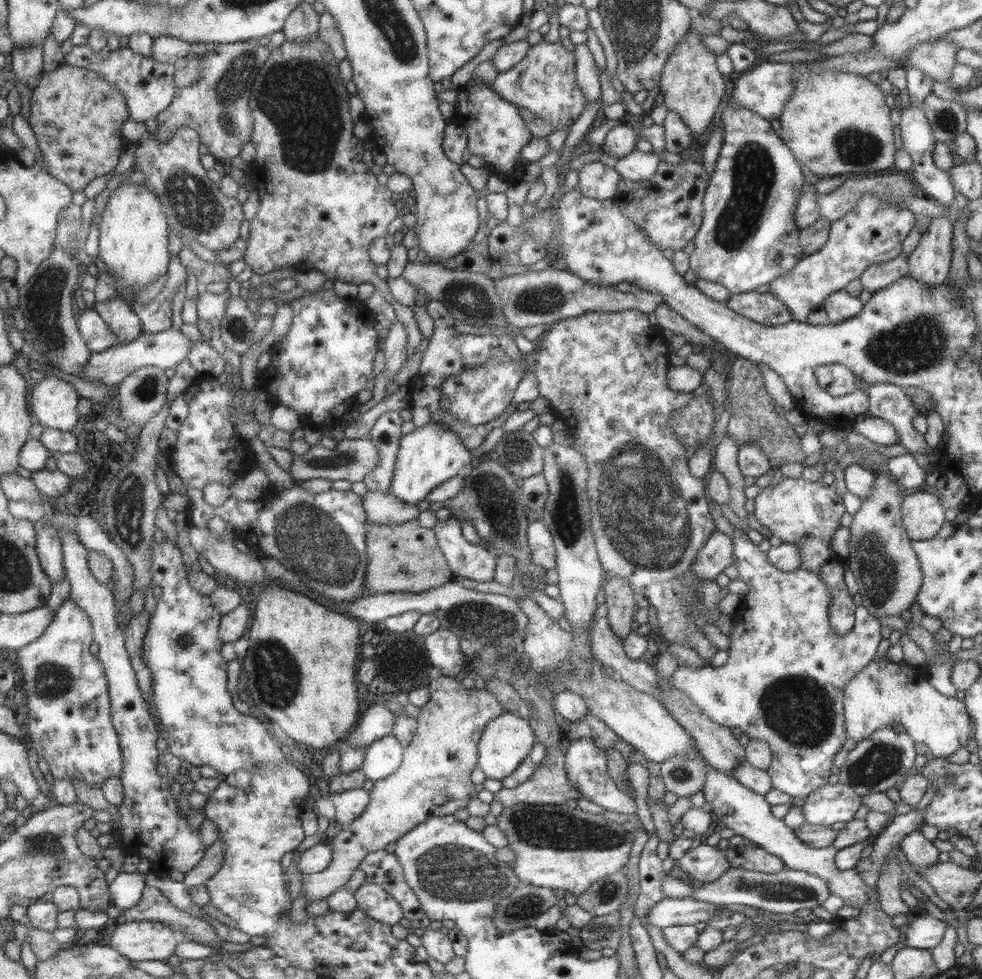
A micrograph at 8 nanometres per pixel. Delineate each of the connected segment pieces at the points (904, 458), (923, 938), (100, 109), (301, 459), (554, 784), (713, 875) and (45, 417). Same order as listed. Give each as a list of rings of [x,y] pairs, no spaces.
[[[911,453],[888,458],[885,462],[885,470],[907,492],[919,490],[925,482],[926,474],[915,463]]]
[[[925,912],[911,914],[901,927],[906,947],[929,950],[941,942],[945,929],[941,919],[933,918]]]
[[[67,62],[59,66],[59,70],[54,69],[43,74],[43,78],[38,80],[37,90],[33,94],[33,100],[30,101],[30,115],[28,116],[28,124],[31,126],[34,134],[37,138],[38,148],[40,149],[41,155],[43,156],[44,162],[48,165],[48,172],[51,173],[55,178],[62,180],[67,186],[72,188],[72,192],[83,192],[91,180],[99,178],[99,176],[107,176],[109,172],[113,172],[117,168],[117,164],[121,162],[121,154],[123,154],[124,148],[127,148],[127,138],[121,135],[121,129],[125,126],[125,122],[130,120],[130,108],[127,104],[126,96],[111,84],[110,80],[107,80],[105,76],[98,72],[73,66]]]
[[[369,436],[358,439],[343,438],[333,449],[324,447],[322,442],[310,446],[300,455],[292,454],[292,463],[288,474],[296,481],[313,478],[328,478],[329,480],[346,480],[348,483],[361,482],[363,477],[378,463],[378,452]]]
[[[564,747],[547,748],[545,752],[547,756],[527,781],[516,788],[501,788],[493,794],[493,800],[506,807],[517,803],[557,805],[581,798],[567,780],[563,768]]]
[[[699,842],[689,849],[681,859],[675,861],[675,866],[681,872],[685,872],[683,877],[689,876],[691,881],[696,884],[714,881],[728,870],[730,867],[728,865],[725,854],[715,846],[707,846],[707,844]]]
[[[51,376],[37,381],[30,395],[36,421],[63,432],[71,432],[77,426],[79,400],[81,394],[77,395],[73,384]]]

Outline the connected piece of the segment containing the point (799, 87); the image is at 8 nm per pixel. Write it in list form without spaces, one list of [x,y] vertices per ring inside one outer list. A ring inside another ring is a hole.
[[[799,65],[792,78],[791,96],[788,96],[777,118],[780,124],[778,137],[789,147],[800,164],[807,166],[819,178],[837,175],[861,176],[862,173],[873,173],[877,170],[888,171],[894,166],[896,153],[889,111],[879,87],[864,76]]]

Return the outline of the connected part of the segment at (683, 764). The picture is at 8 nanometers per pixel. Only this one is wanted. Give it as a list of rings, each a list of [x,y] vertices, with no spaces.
[[[700,753],[693,760],[677,754],[660,762],[659,769],[665,790],[677,798],[687,798],[702,790],[707,764]]]

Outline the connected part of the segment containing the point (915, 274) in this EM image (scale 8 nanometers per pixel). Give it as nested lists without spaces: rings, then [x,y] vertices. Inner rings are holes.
[[[939,215],[929,222],[919,243],[907,258],[909,276],[931,290],[943,284],[949,276],[952,224],[947,215]]]

